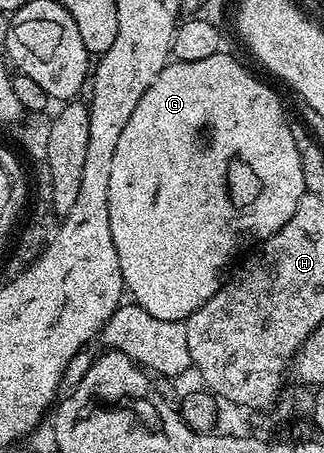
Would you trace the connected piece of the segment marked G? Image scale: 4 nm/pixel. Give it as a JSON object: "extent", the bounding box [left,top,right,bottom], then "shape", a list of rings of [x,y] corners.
{"extent":[109,52,305,323],"shape":[[[220,52],[217,56],[209,56],[209,60],[193,60],[192,62],[172,61],[157,76],[157,80],[153,80],[153,84],[149,84],[149,88],[141,96],[141,100],[137,100],[137,108],[133,112],[133,116],[129,116],[129,124],[125,128],[125,132],[121,132],[121,136],[117,139],[117,152],[113,152],[113,169],[109,175],[109,232],[113,232],[113,248],[117,248],[117,260],[121,264],[121,276],[123,284],[128,295],[133,297],[134,305],[145,308],[145,312],[149,312],[149,316],[157,316],[157,320],[173,320],[174,322],[186,323],[188,316],[193,312],[197,312],[201,308],[201,304],[205,304],[205,300],[209,300],[219,290],[225,281],[225,273],[223,274],[223,258],[231,258],[246,242],[255,242],[254,244],[262,244],[269,236],[273,236],[285,224],[285,220],[289,220],[289,216],[293,216],[293,212],[297,212],[297,200],[301,200],[301,196],[305,193],[301,172],[301,157],[298,156],[296,141],[290,131],[292,123],[287,120],[287,114],[283,111],[283,106],[279,103],[279,98],[262,82],[259,78],[254,78],[241,63],[235,58],[230,58],[227,52]]]}

